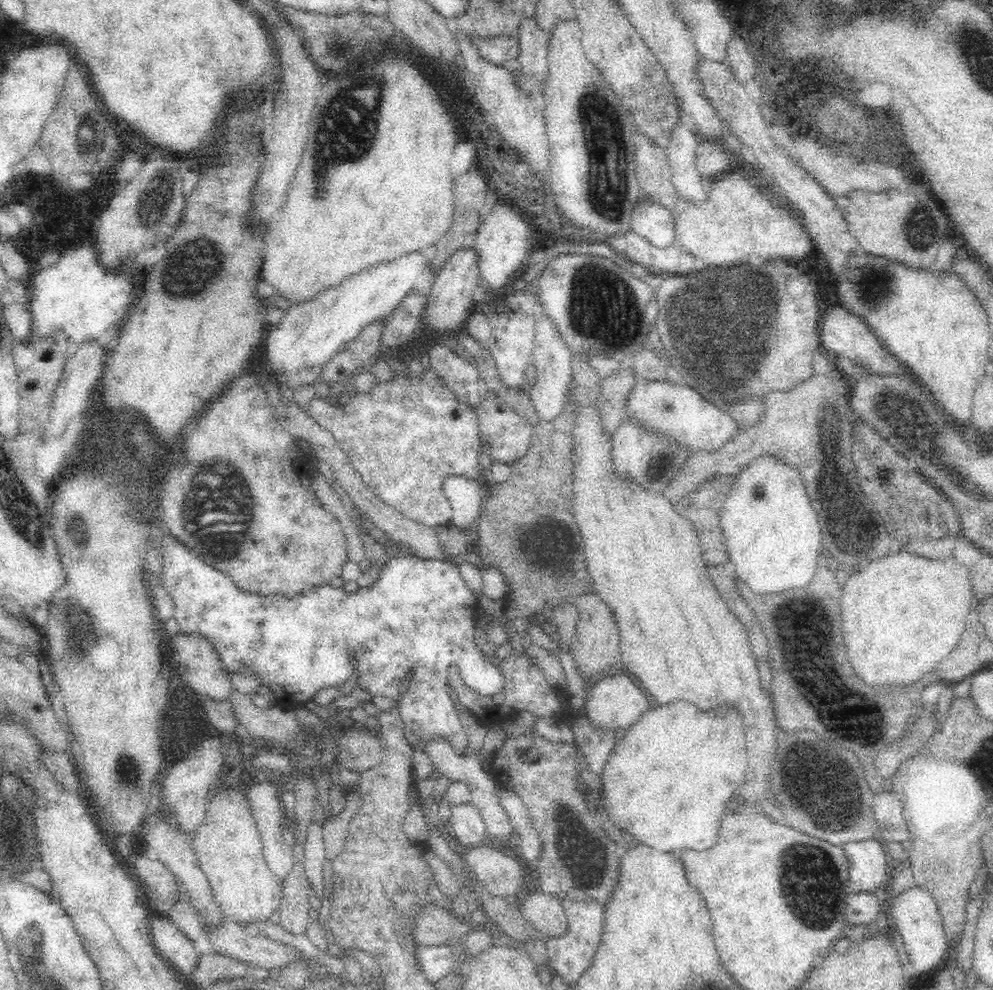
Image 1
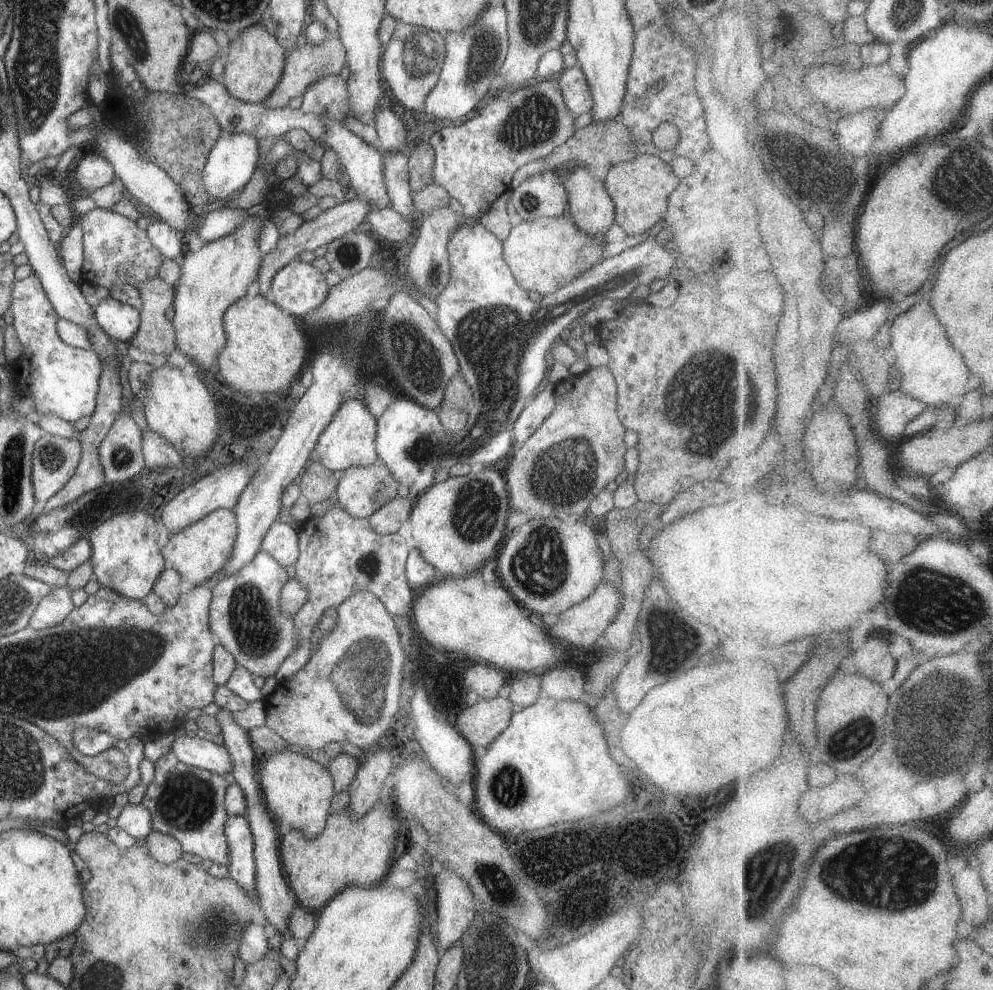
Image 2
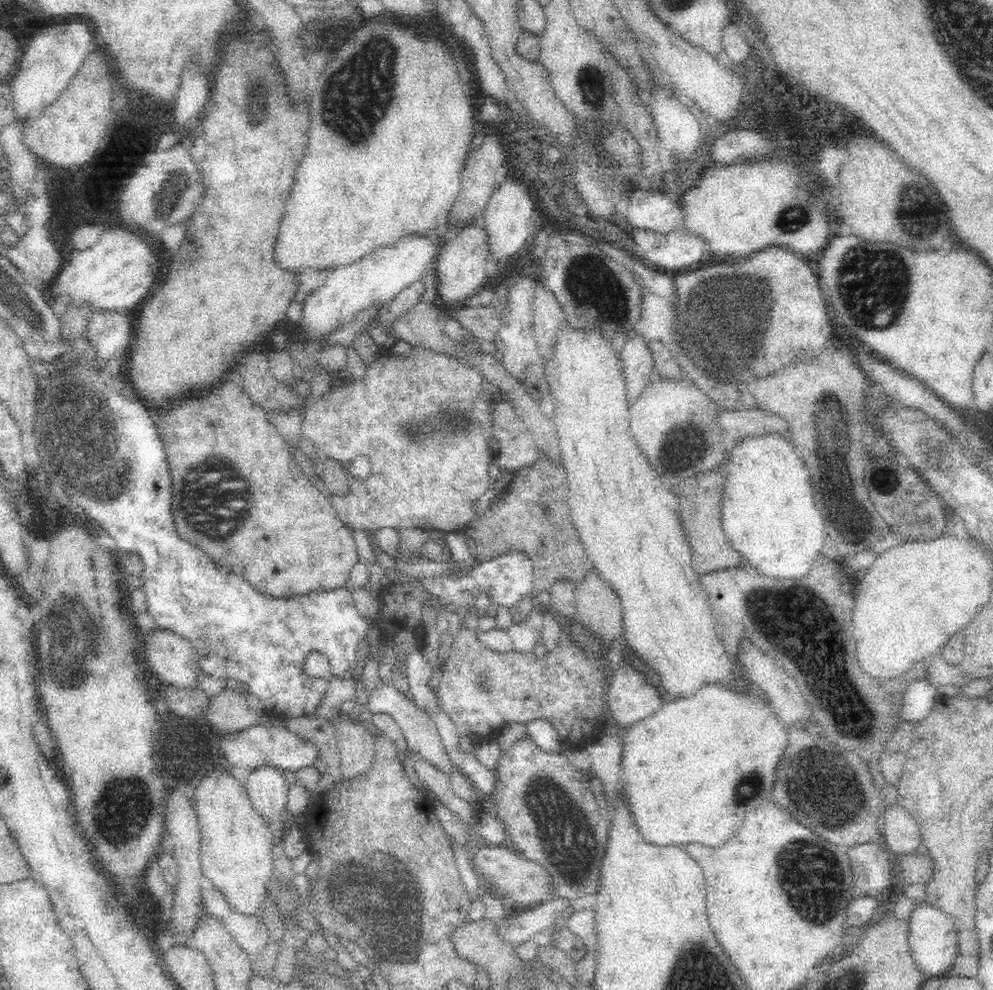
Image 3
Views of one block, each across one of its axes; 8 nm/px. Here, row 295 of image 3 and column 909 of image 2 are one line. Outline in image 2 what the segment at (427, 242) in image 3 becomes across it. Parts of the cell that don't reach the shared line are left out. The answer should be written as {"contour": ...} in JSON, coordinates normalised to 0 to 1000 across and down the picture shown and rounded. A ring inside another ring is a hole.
{"contour":[[[931,305],[920,309],[906,317],[895,331],[898,338],[897,365],[908,377],[905,392],[937,411],[957,408],[965,410],[976,396],[975,386],[980,376],[971,358],[957,343],[953,327],[941,317],[939,307]]]}

